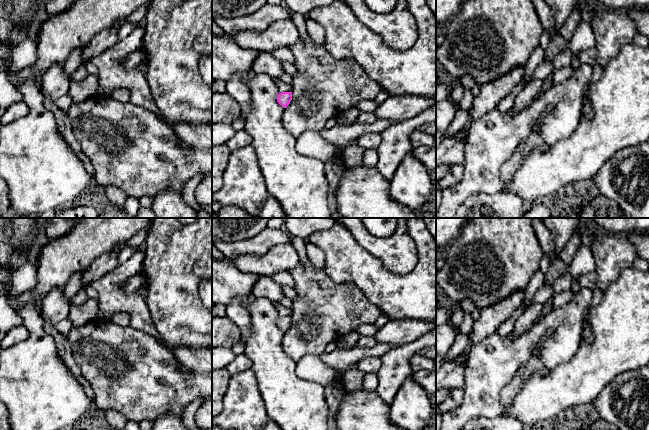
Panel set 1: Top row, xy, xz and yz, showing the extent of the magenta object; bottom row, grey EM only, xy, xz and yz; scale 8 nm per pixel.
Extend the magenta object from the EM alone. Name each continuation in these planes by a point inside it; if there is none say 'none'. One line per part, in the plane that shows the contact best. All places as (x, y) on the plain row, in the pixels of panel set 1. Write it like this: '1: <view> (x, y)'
1: xz (282, 311)

